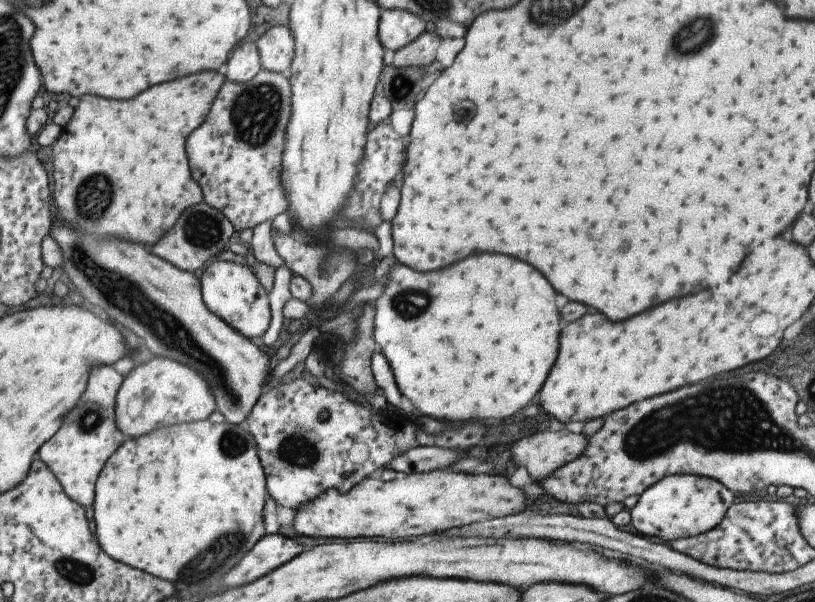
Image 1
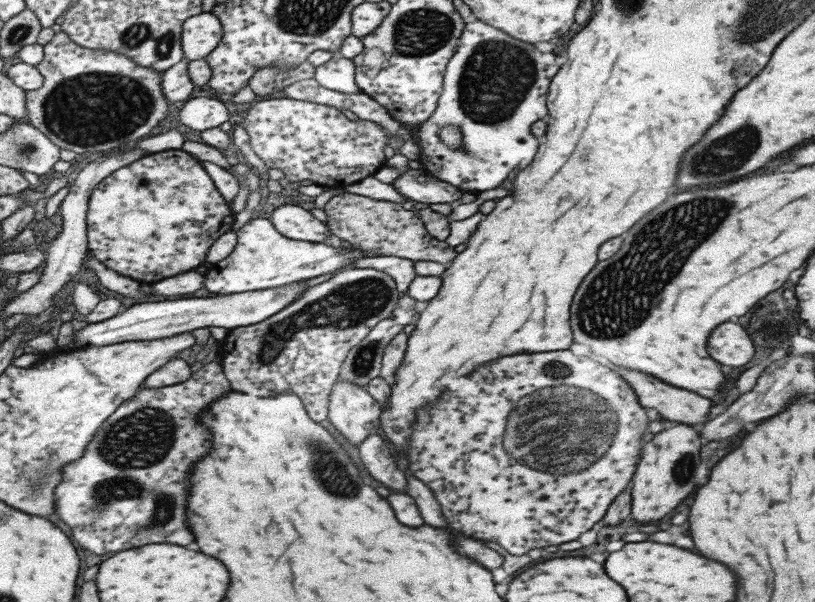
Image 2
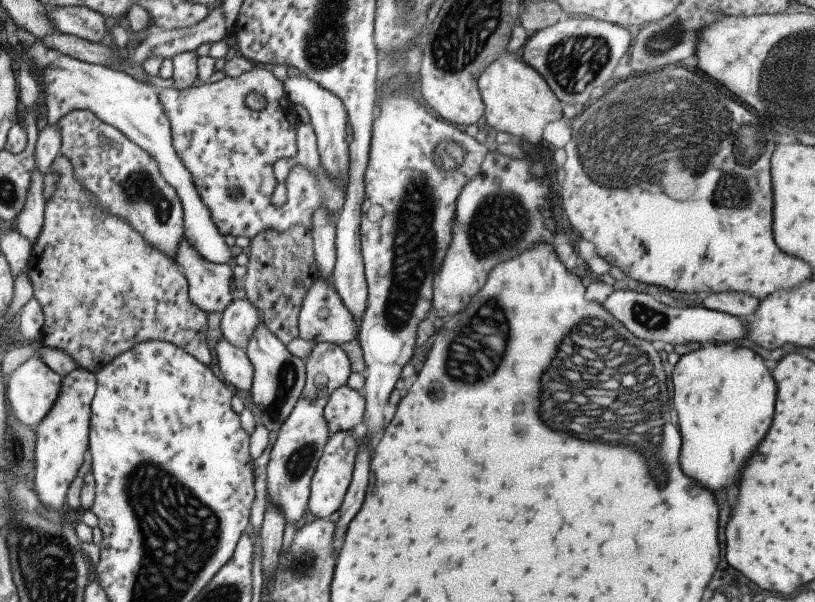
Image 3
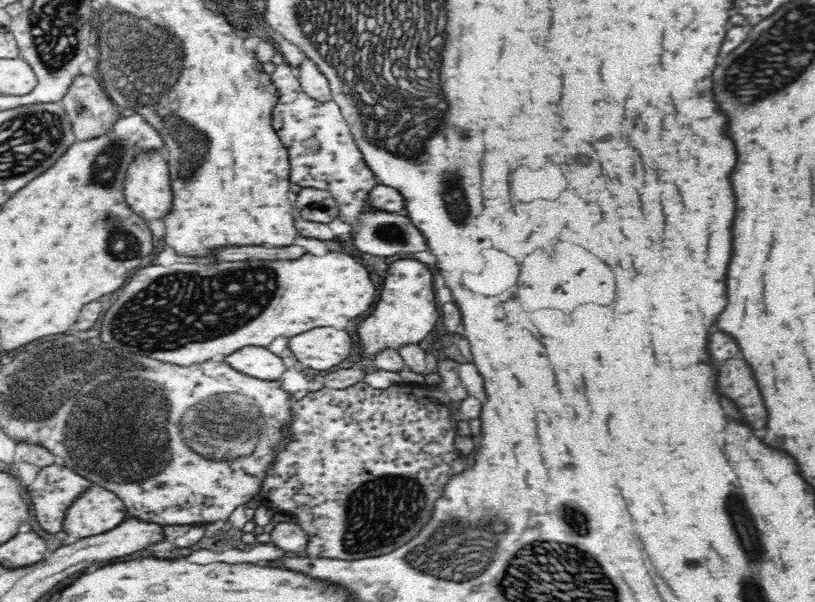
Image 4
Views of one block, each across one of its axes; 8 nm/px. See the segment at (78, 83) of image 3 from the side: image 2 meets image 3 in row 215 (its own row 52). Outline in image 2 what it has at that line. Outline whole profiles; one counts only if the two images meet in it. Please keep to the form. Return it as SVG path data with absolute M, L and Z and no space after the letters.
M210 12L186 18L181 25L180 46L188 61L203 59L223 36L222 26Z

